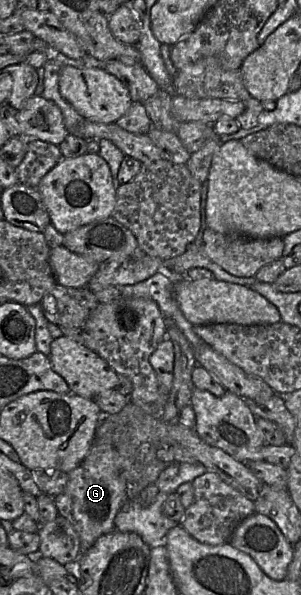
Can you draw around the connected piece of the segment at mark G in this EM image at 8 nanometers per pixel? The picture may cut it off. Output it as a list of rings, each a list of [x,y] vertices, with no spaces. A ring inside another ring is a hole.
[[[169,338],[162,340],[150,356],[156,373],[160,394],[163,397],[161,410],[148,414],[131,402],[118,413],[104,414],[101,411],[95,439],[83,461],[68,473],[68,481],[54,502],[58,515],[66,518],[78,534],[81,553],[88,550],[102,535],[115,529],[114,520],[122,505],[129,498],[128,486],[122,478],[122,463],[134,456],[142,443],[180,445],[195,456],[208,471],[216,473],[224,482],[254,501],[264,485],[242,462],[220,448],[204,442],[194,429],[180,423],[168,423],[161,419],[168,399],[174,368],[174,346]]]

